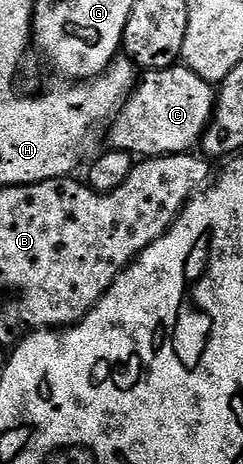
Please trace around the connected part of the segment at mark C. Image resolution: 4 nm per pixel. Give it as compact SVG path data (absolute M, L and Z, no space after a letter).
M185 64L143 72L126 102L109 122L109 144L133 153L138 159L189 153L201 142L202 134L210 126L215 100L215 86L194 74Z

